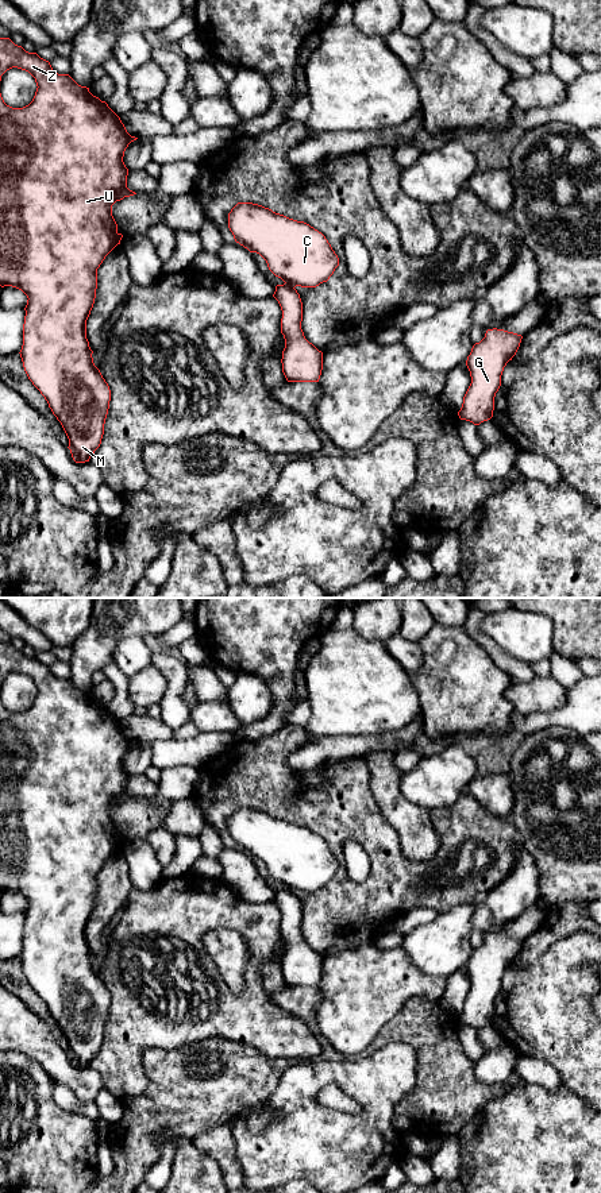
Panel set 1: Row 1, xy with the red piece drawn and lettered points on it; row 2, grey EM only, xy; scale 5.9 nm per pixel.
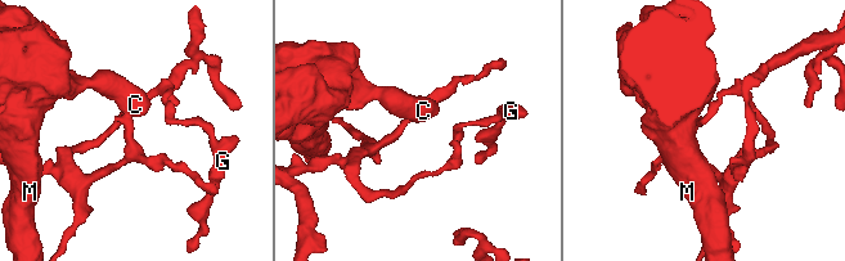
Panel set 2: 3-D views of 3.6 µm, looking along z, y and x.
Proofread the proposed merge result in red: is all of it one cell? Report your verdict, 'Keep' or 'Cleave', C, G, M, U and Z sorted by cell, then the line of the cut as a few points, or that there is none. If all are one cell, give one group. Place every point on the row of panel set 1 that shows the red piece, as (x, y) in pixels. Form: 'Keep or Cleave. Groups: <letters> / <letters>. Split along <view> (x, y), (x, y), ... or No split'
Cleave. Groups: C M U Z / G. Split along xy (285, 282), (293, 288)

